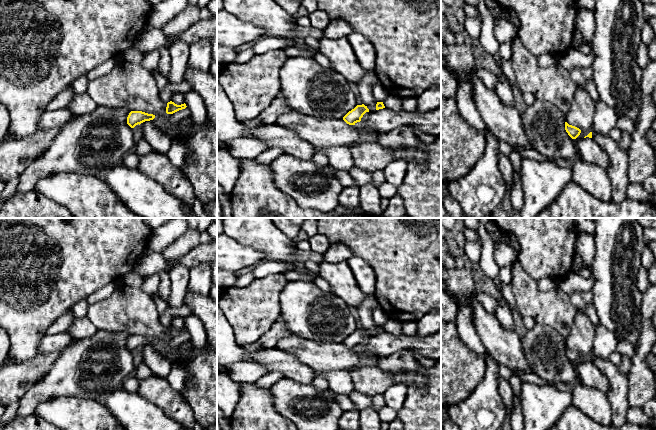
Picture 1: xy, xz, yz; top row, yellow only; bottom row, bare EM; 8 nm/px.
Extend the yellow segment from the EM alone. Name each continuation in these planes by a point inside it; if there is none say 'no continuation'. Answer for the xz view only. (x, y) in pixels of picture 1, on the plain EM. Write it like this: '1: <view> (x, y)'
1: xz (308, 312)

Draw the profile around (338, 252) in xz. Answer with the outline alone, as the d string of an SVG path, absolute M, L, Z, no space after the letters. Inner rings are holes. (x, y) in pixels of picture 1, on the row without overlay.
M340 243L331 245L327 252L323 254L323 258L332 263L347 261L351 256L351 250Z

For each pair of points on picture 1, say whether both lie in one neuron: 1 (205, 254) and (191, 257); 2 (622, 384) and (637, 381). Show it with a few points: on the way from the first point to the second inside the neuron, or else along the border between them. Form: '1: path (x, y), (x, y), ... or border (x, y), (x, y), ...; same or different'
1: path (202, 254), (194, 257); same
2: border (627, 376), (627, 403), (629, 406); different

